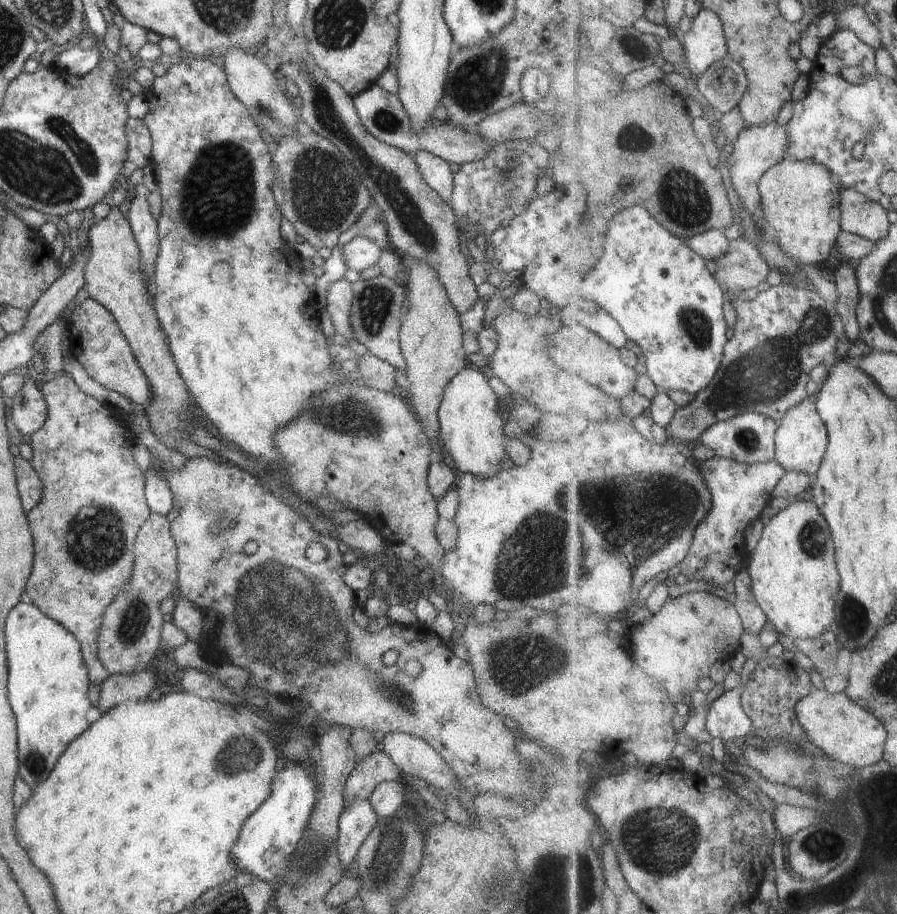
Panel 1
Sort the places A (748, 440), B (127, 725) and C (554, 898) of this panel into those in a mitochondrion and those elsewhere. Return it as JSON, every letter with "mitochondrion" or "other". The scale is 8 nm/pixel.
{"A":"mitochondrion","B":"other","C":"mitochondrion"}

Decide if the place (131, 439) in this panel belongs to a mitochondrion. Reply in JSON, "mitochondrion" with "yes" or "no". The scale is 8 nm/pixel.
{"mitochondrion":"no"}

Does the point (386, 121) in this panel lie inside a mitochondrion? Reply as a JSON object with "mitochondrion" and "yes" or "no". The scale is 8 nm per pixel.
{"mitochondrion":"yes"}

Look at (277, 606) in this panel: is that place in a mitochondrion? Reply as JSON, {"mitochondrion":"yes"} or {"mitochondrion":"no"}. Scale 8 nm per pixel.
{"mitochondrion":"yes"}

